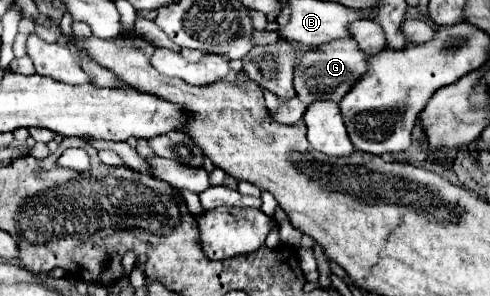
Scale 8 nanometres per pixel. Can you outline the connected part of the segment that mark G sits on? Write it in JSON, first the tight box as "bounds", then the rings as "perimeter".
{"bounds":[293,38,367,104],"perimeter":[[[339,38],[337,42],[327,42],[327,46],[317,46],[303,54],[293,76],[293,86],[297,98],[305,104],[313,104],[317,98],[339,102],[349,92],[353,82],[357,82],[365,72],[367,54],[357,48],[357,42],[353,38]]]}

